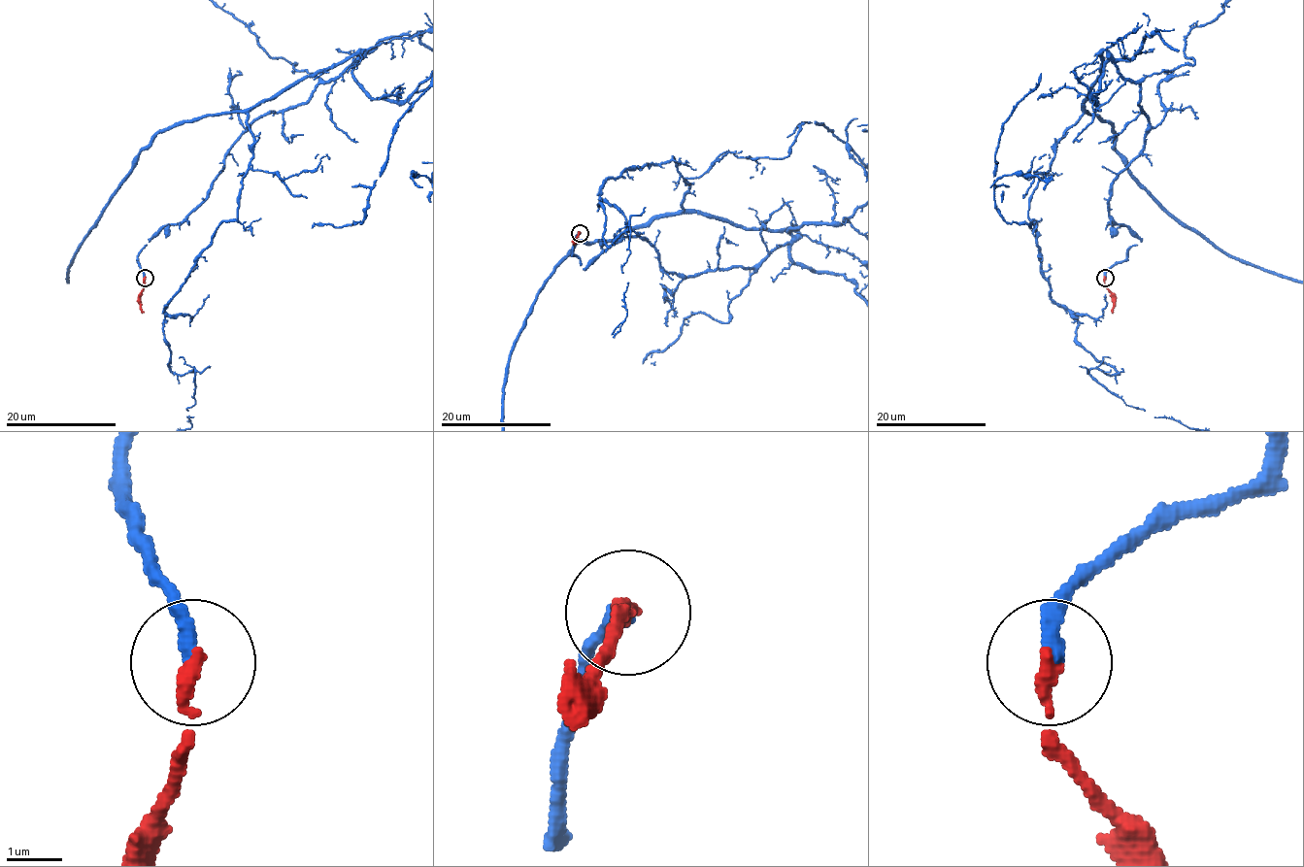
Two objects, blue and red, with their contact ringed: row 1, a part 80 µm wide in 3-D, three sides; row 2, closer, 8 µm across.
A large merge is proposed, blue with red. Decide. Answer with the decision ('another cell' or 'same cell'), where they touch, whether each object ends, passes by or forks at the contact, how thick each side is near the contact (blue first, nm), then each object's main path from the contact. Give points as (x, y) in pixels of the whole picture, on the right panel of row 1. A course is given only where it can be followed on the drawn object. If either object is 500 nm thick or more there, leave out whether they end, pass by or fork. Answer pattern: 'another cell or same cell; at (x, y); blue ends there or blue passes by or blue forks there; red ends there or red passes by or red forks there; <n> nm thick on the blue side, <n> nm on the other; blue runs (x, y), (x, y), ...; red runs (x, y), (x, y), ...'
same cell; at (1105, 278); blue ends there; red ends there; 320 nm thick on the blue side, 280 nm on the other; blue runs (1105, 277), (1148, 126), (1105, 50), (1084, 108), (1176, 217); red runs (1105, 277), (1105, 286), (1113, 298), (1112, 314)

